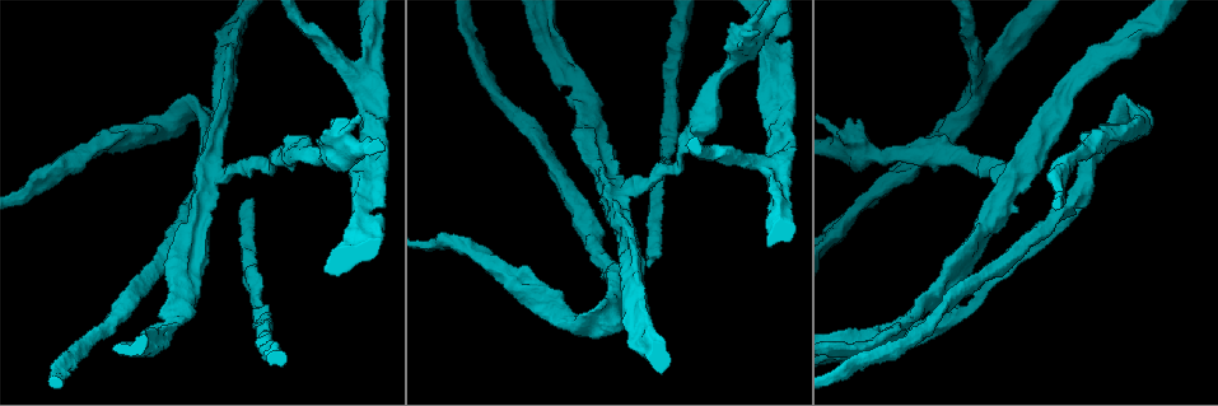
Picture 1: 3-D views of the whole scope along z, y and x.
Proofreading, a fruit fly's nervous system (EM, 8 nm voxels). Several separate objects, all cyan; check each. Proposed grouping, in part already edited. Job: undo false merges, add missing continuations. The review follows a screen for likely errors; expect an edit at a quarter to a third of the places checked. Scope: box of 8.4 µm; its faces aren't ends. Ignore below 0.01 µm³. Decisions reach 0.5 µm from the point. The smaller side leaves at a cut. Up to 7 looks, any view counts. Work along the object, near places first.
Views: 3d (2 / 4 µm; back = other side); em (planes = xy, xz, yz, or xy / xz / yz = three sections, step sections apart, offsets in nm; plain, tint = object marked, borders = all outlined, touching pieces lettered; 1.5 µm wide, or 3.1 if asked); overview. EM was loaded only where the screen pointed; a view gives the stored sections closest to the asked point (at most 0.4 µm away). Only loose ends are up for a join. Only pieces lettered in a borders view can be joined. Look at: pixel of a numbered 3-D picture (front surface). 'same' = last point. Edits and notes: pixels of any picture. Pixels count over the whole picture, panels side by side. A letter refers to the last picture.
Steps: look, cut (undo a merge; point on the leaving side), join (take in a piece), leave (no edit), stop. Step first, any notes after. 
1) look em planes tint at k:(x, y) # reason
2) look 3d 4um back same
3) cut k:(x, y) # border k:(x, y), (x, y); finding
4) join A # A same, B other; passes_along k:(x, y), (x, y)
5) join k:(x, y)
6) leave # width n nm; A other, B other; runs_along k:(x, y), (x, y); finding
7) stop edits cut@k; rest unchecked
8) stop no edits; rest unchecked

look em xz step 8 borders at 1:(355, 167) # branch stops here

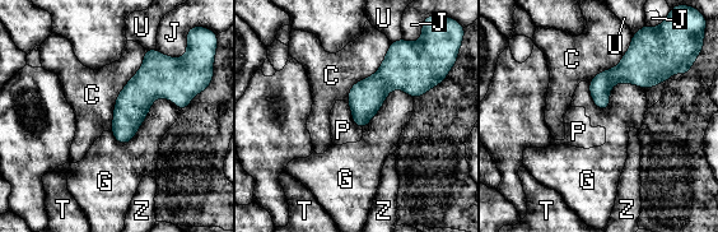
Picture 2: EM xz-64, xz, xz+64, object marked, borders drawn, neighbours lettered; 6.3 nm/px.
look em planes borders same

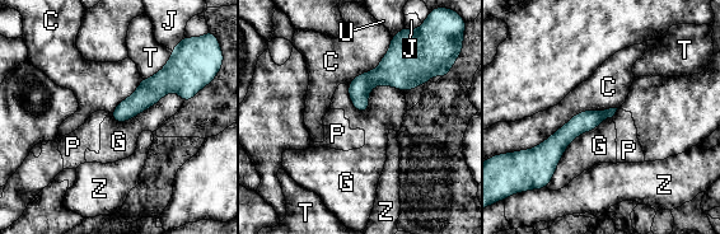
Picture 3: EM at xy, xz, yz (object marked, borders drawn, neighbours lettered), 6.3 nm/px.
leave # C other, G other, J other, P other, T other, U other, Z other; runs_along 3:(612, 111), (536, 164), (487, 164); none of them fits

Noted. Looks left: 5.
look 3d 4um back at 1:(251, 199)

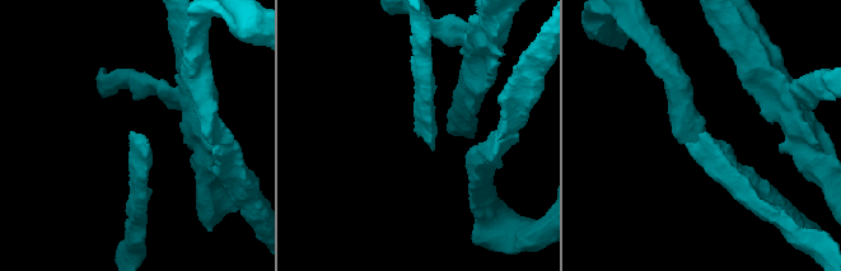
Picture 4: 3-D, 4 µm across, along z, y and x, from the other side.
look em planes borders at 4:(703, 133) # shape alone is not enough

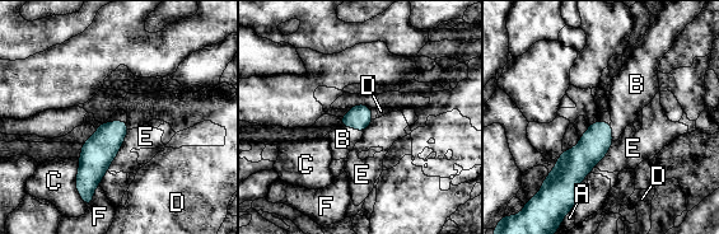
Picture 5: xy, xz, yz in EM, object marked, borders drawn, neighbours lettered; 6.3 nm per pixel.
join B # longest_contact C 300 nm; A other, B same, C other, D other, E other, F other; passes_along 5:(359, 117), (351, 127), (342, 139); it goes on there

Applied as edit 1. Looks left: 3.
look 3d 4um at 1:(173, 239) # stops while still wide

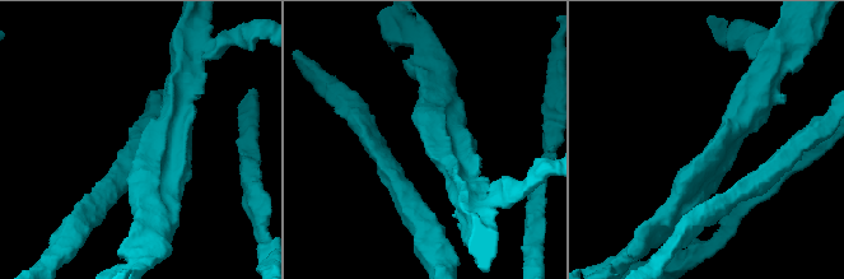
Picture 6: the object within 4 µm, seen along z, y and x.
look em planes borders at 6:(720, 140)

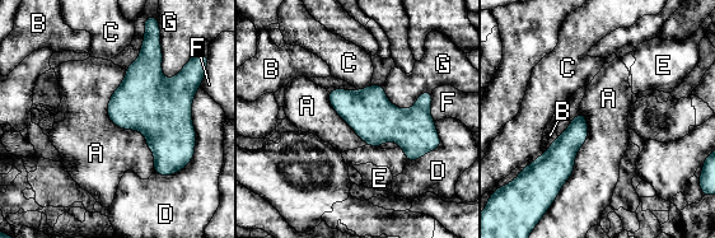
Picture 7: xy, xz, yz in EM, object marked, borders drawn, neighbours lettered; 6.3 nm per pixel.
leave # longest_contact A 650 nm; A other, B other, C other, D other, E other, F other, G other; border 7:(543, 153), (523, 168); no lettered piece goes on from it

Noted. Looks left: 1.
stop edits join@5; rest unchecked

